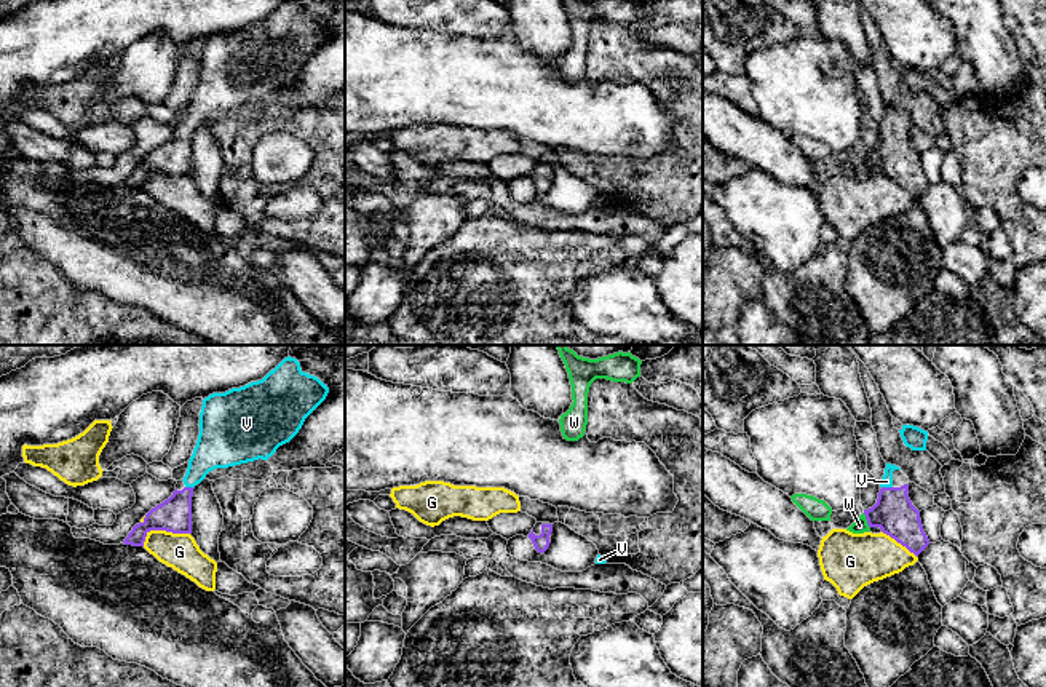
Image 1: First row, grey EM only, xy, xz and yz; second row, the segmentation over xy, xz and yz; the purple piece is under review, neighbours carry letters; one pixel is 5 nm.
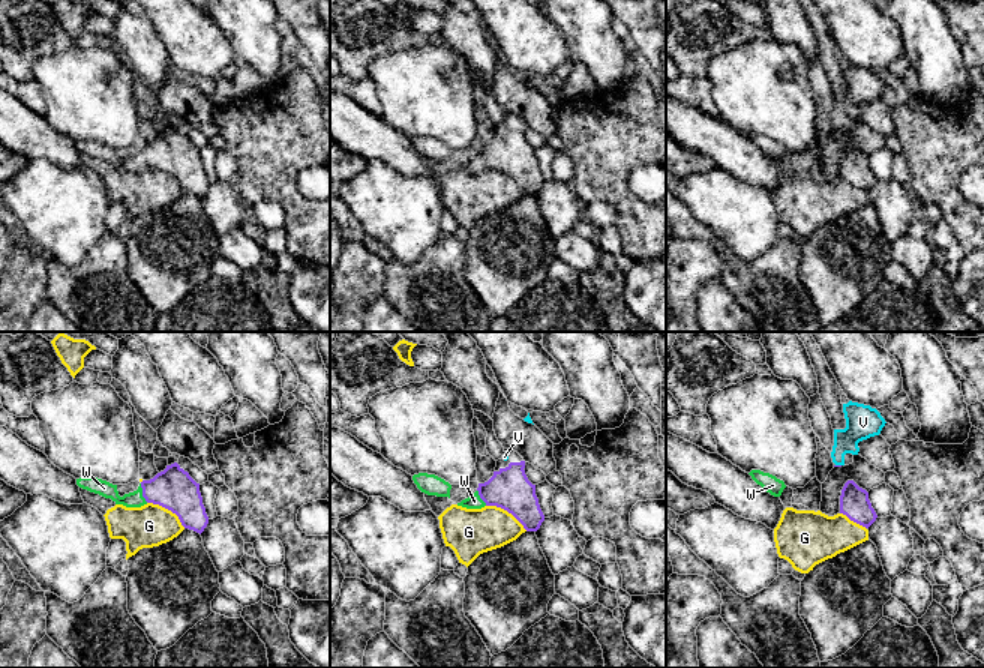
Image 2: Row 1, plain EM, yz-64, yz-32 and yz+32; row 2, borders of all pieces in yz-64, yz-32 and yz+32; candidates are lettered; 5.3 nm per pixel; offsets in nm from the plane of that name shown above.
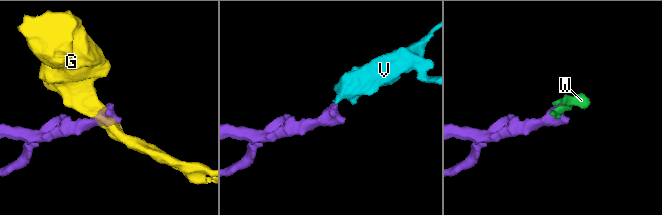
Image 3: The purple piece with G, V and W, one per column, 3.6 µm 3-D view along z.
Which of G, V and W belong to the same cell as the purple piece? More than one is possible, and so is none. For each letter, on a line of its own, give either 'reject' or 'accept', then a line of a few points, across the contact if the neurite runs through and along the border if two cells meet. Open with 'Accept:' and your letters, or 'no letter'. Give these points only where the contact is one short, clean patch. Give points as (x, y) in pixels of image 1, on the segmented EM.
Accept: V, W
G: reject
V: accept; line yz (896, 516), (887, 488), (887, 481)
W: accept; line yz (896, 516), (874, 516), (867, 521), (859, 526)

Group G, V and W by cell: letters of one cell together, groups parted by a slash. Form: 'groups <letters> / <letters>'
groups G / V W

